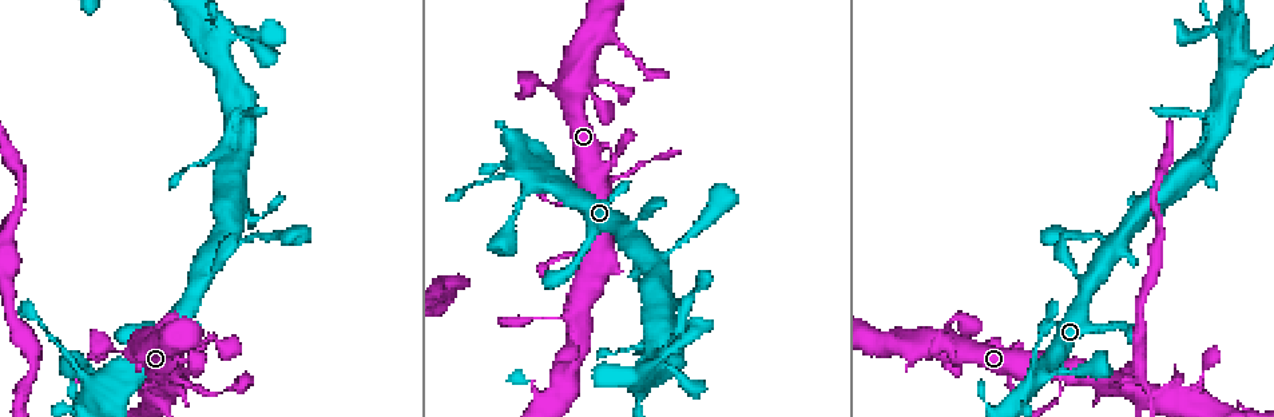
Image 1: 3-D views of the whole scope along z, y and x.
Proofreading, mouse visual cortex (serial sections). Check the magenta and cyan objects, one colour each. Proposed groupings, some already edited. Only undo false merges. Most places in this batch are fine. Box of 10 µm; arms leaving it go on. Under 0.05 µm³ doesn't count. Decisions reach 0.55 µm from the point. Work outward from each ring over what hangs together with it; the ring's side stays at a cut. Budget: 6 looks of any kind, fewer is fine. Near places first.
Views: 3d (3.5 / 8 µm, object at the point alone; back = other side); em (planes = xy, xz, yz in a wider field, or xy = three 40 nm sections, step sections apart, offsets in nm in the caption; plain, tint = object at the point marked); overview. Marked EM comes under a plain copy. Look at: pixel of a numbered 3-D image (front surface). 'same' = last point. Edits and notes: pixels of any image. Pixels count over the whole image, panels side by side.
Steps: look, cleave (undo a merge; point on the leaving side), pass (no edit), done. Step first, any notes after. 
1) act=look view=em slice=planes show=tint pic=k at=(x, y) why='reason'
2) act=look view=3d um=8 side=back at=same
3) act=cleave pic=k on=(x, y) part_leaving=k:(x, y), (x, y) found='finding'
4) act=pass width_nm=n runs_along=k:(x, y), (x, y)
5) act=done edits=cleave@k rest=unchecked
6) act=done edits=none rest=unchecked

act=look view=3d um=3.5 pic=1 at=(1059, 381) why='sudden change in width'

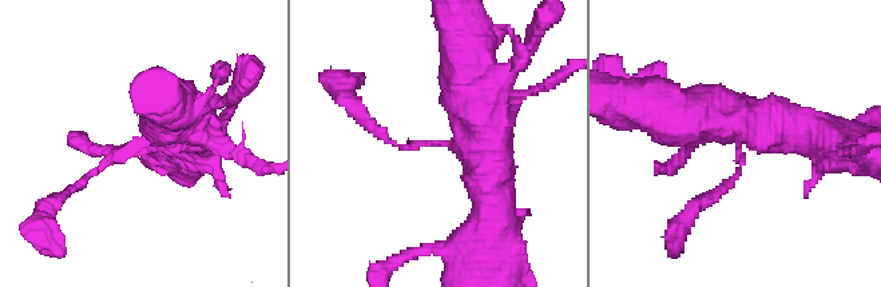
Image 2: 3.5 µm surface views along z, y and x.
act=look view=em slice=planes show=tint pic=2 at=(133, 144) arm_widths_nm=100,600 why='now the EM'

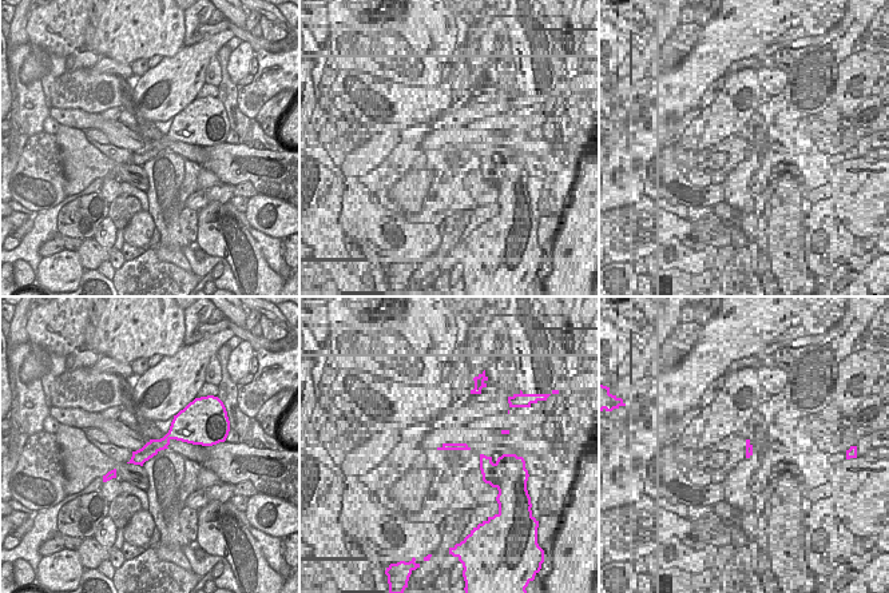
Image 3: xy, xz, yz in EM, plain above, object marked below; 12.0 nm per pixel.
act=pass runs_along=2:(183, 114), (64, 196) found='continuous, no second cell'

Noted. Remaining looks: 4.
act=look view=3d um=8 pic=1 at=(1123, 238)

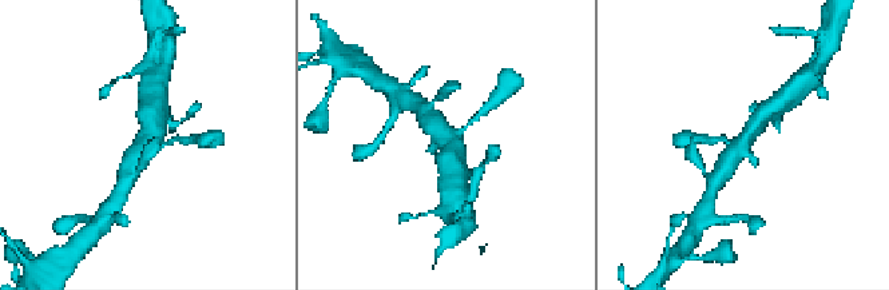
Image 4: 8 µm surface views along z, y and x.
act=look view=em slice=xy step=2 show=tint at=same

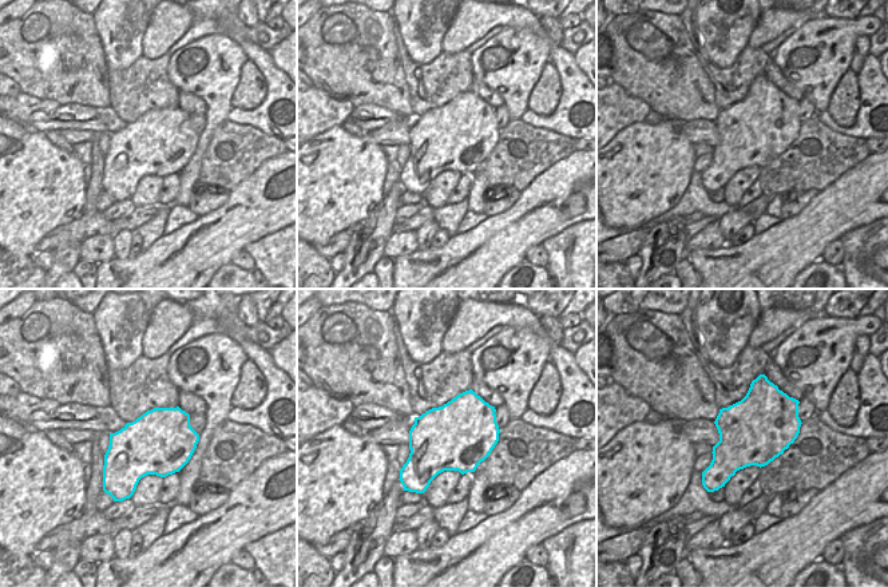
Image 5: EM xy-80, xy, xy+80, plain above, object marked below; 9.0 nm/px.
act=pass width_nm=600 runs_along=4:(725, 170), (737, 147), (768, 110) found='continuous, no second cell'

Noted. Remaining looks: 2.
act=look view=3d um=3.5 pic=1 at=(577, 341)

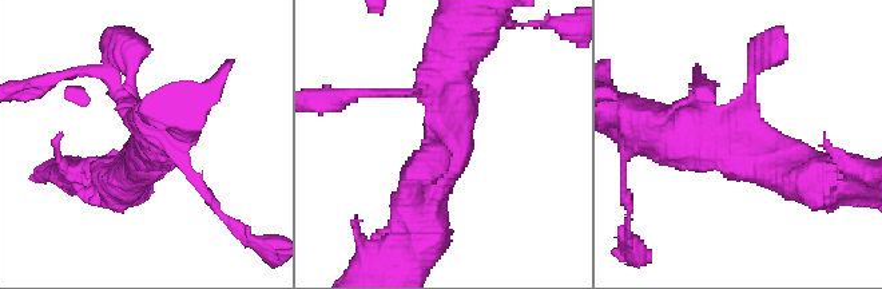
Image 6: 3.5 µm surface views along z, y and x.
act=look view=em slice=xy step=5 show=tint pic=6 at=(748, 127) arms=3 arm_widths_nm=150,500,500

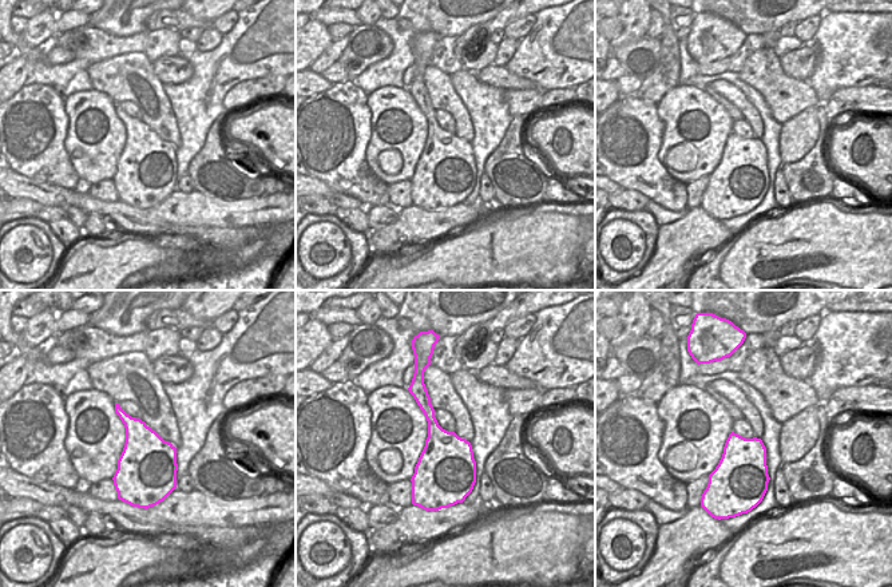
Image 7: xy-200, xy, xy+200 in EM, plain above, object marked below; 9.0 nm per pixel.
act=pass runs_along=6:(659, 130), (817, 174) found='continuous, no second cell'

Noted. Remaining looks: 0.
act=done edits=none rest=unchecked

